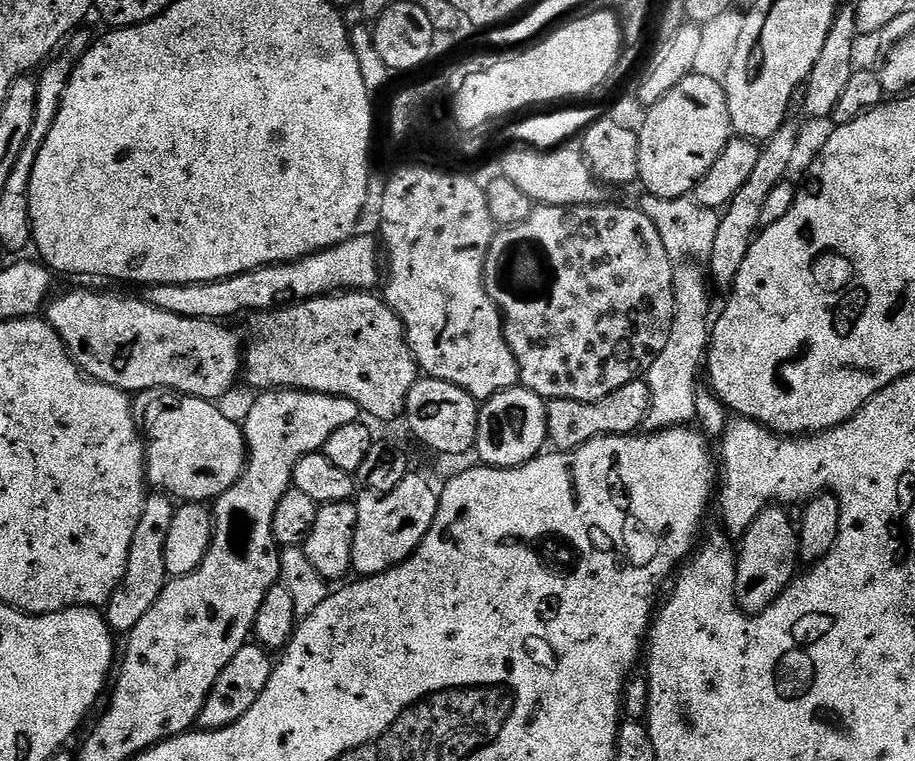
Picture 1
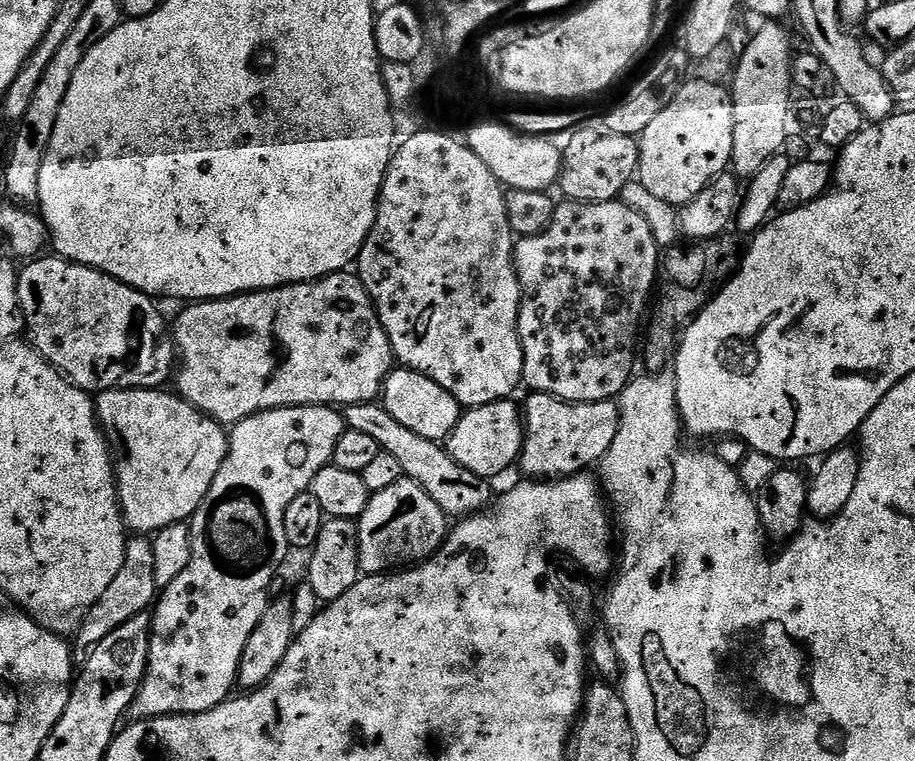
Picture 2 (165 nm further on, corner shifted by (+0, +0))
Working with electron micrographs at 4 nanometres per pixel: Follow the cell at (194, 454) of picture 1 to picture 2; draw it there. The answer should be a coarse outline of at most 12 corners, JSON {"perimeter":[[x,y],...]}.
{"perimeter":[[155,388],[94,400],[125,525],[191,521],[225,425]]}

